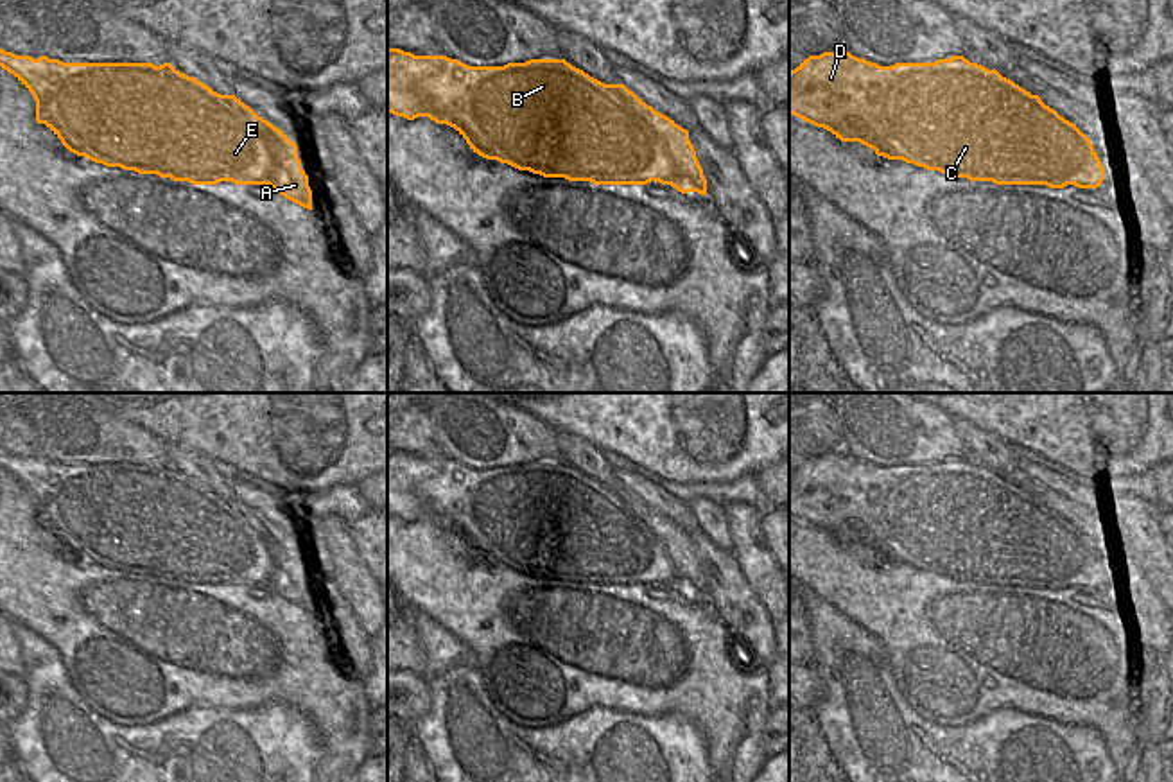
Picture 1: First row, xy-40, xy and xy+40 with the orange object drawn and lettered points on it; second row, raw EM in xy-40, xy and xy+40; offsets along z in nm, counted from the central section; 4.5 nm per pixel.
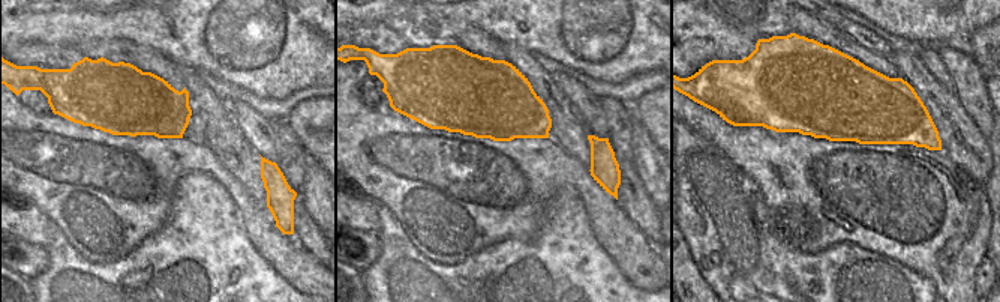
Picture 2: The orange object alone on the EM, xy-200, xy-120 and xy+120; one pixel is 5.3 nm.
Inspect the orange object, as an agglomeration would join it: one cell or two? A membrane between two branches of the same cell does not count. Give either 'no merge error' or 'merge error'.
merge error

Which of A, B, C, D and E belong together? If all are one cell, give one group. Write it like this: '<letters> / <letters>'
A / B C D E

